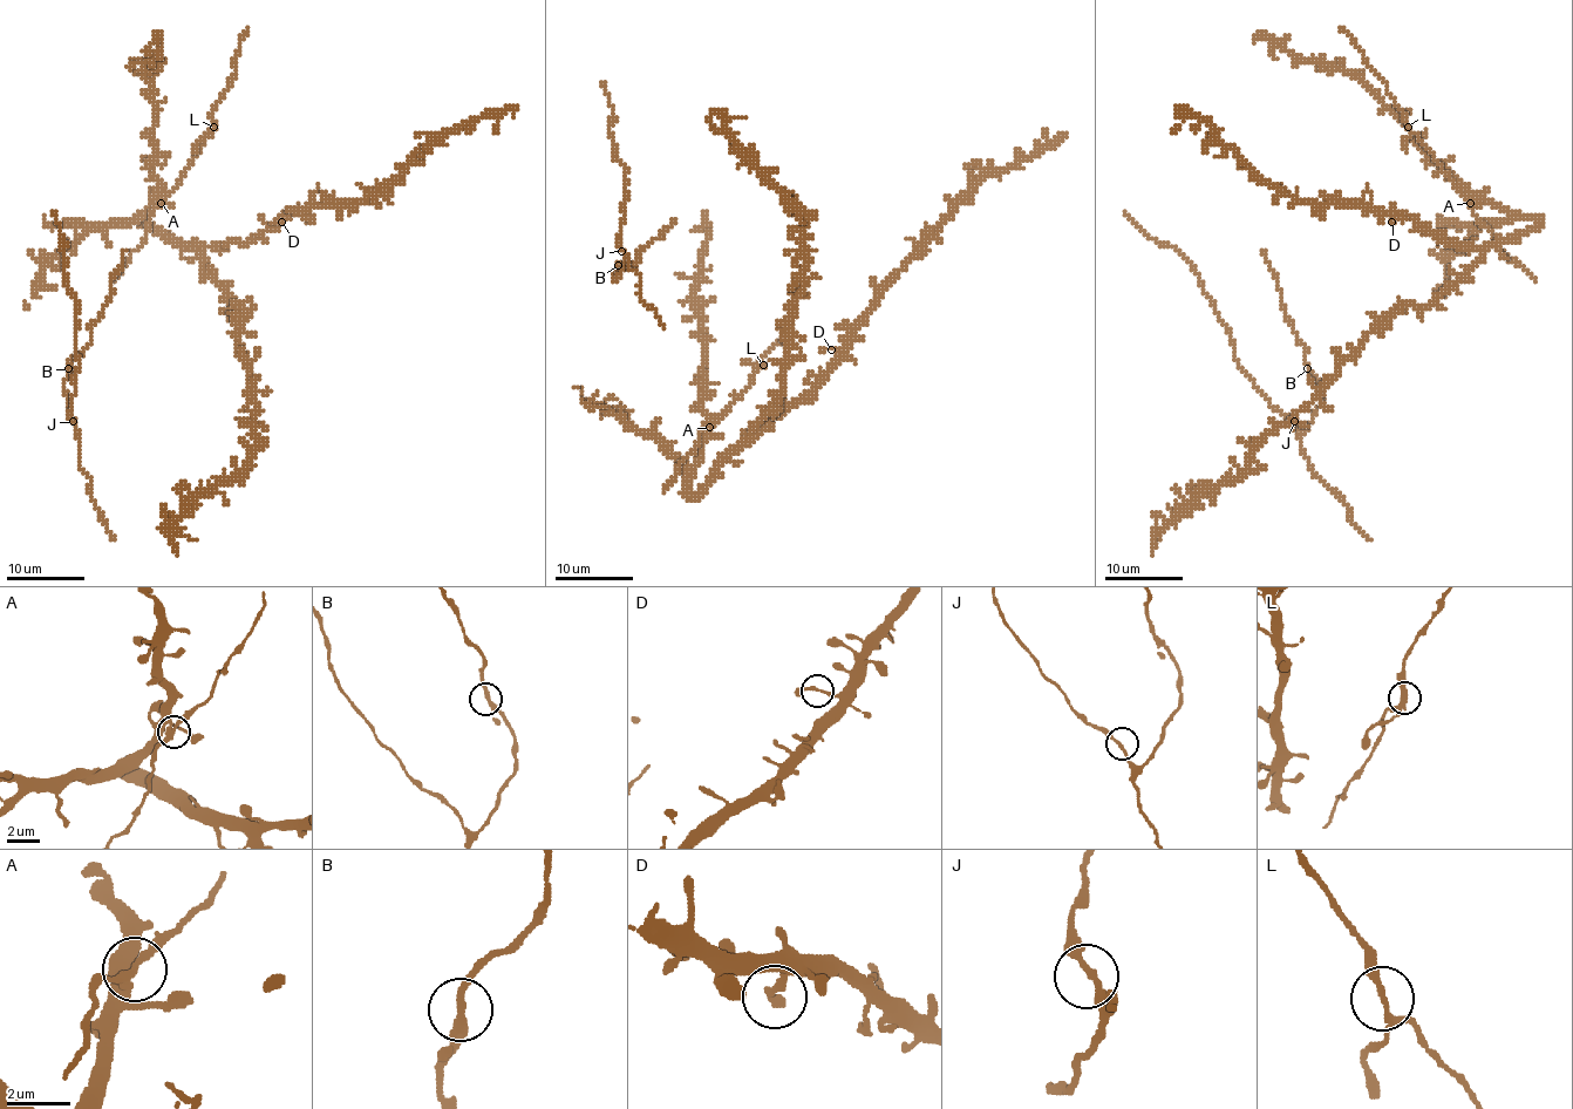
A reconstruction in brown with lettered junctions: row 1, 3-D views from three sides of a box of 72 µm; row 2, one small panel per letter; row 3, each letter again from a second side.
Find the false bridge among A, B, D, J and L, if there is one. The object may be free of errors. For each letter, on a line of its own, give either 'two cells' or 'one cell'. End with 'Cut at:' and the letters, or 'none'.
A: one cell
B: one cell
D: one cell
J: one cell
L: one cell
Cut at: none

